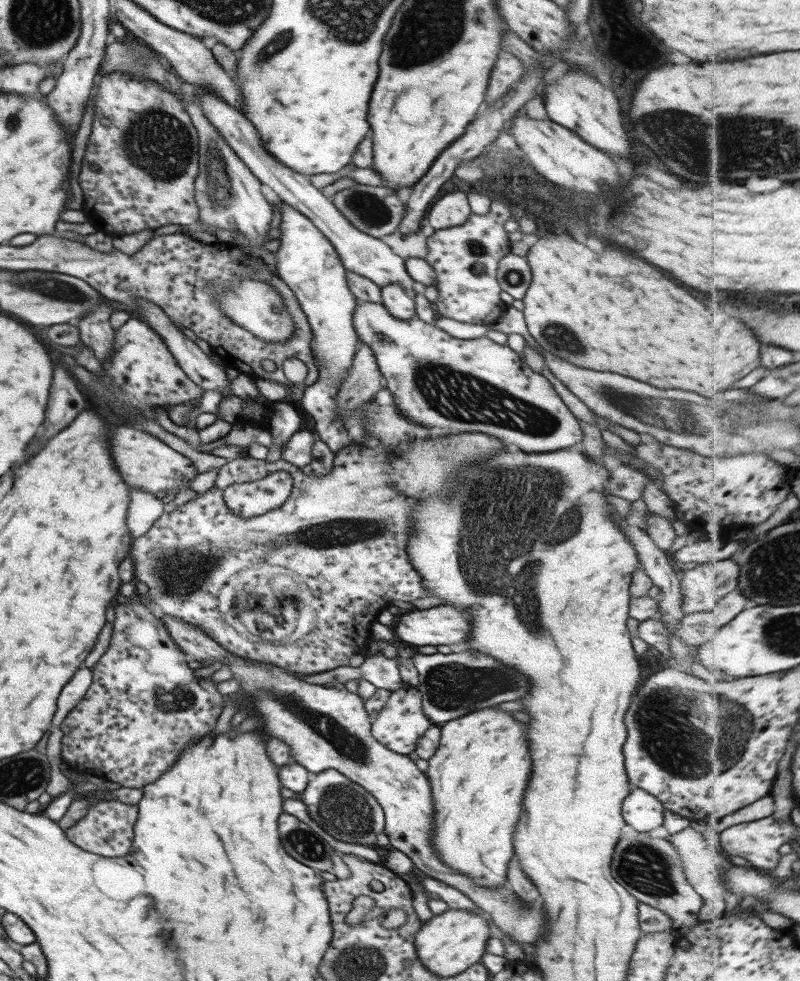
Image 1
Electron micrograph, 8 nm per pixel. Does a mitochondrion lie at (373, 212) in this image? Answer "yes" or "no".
yes

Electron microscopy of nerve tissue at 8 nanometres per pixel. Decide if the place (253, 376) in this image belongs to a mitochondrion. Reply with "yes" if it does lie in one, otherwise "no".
no

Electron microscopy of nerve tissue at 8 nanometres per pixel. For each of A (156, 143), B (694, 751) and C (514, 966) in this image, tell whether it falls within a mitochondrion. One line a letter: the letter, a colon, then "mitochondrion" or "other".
A: mitochondrion
B: mitochondrion
C: other

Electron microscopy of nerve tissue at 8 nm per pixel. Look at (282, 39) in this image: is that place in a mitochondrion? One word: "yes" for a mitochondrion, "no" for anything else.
yes

